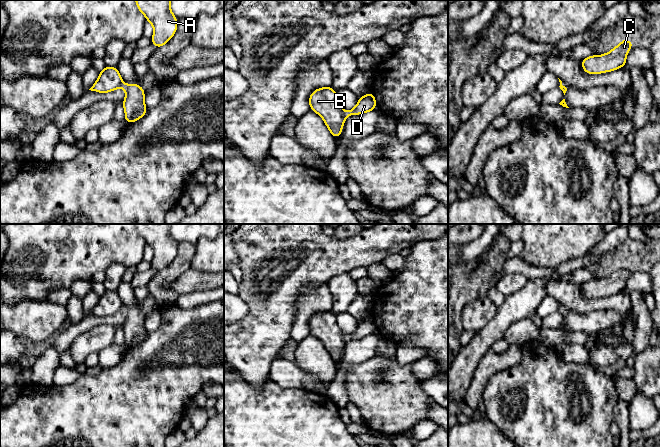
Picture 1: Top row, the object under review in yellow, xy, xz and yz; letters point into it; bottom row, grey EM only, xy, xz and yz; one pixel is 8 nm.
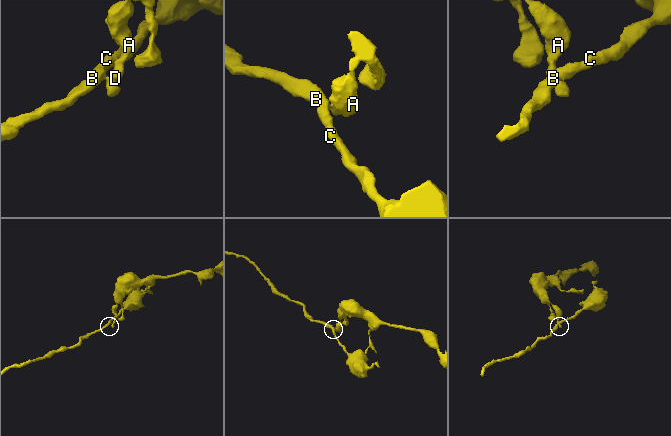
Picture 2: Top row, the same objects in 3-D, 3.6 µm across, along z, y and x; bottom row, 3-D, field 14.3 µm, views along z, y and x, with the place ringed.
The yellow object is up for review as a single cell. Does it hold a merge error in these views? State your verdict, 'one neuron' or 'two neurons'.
two neurons

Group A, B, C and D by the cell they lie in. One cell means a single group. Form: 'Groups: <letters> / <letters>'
Groups: A D / B C

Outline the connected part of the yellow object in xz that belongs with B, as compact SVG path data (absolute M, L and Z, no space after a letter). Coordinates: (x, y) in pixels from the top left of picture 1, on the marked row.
M331 86L316 89L309 97L309 106L312 111L322 117L335 139L340 137L346 112L343 111L337 99L336 91Z

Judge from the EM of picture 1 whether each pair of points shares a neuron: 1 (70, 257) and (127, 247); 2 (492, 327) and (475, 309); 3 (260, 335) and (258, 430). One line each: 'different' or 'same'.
1: same
2: different
3: different

